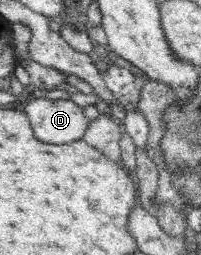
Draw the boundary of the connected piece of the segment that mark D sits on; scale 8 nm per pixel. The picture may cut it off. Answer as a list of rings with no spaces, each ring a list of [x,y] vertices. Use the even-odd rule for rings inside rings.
[[[35,98],[24,108],[35,137],[48,144],[68,144],[81,140],[89,120],[81,106],[69,99]]]

